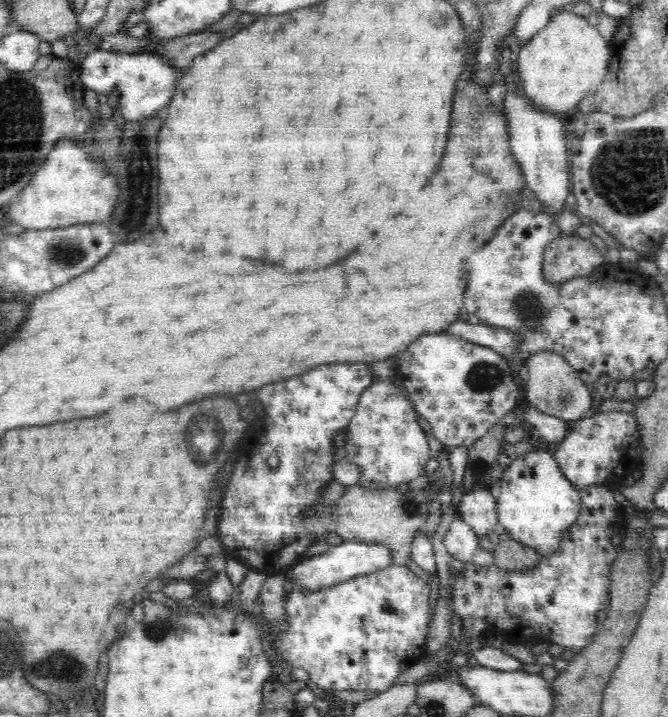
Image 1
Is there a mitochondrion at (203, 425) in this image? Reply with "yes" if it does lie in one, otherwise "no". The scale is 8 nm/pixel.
yes

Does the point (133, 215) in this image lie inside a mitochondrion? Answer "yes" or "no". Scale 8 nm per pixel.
yes

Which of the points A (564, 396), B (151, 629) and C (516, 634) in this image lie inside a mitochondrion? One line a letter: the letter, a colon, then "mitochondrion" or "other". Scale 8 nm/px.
A: mitochondrion
B: mitochondrion
C: other

